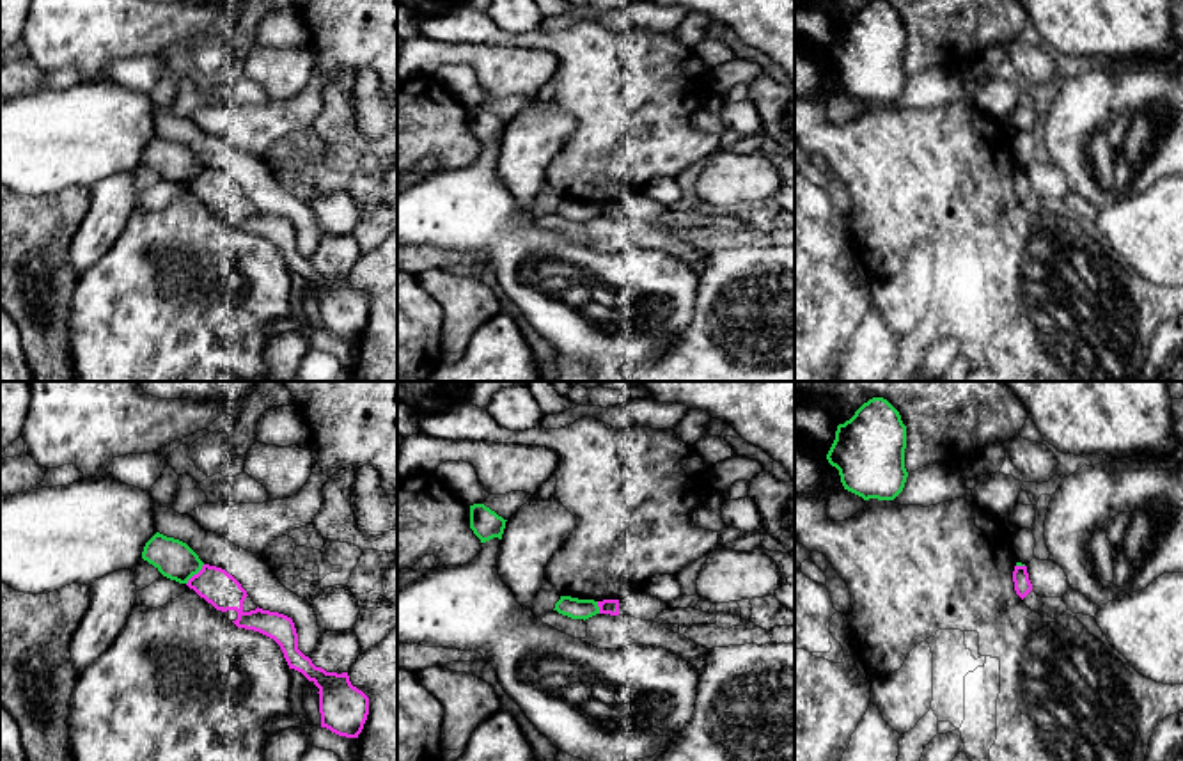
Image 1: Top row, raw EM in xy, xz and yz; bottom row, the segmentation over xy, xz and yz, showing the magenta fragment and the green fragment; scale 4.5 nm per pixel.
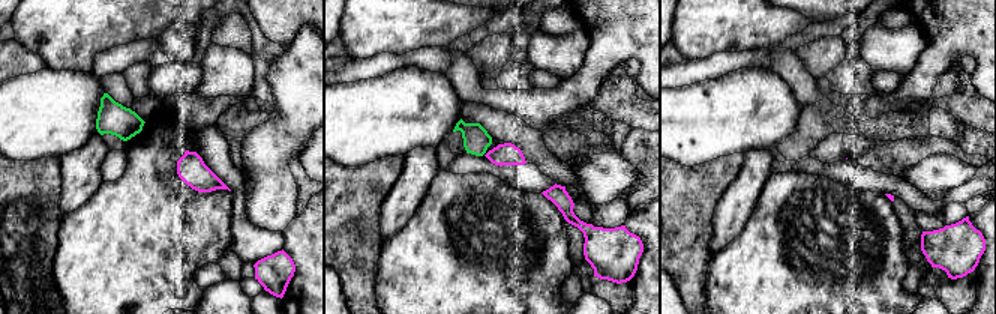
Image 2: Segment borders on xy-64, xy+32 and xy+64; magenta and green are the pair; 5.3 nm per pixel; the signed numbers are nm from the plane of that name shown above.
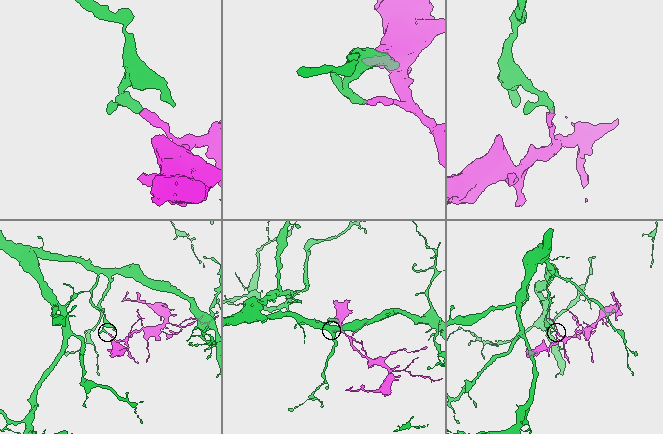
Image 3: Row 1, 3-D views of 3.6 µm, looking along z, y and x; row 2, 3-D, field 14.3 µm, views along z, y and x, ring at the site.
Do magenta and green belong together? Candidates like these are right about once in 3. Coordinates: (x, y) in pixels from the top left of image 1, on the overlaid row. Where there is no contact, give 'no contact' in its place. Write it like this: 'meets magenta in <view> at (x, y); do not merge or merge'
meets magenta in xy at (194, 575); do not merge

